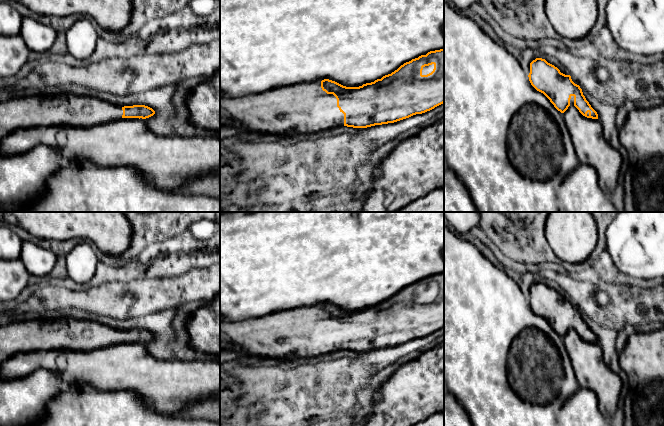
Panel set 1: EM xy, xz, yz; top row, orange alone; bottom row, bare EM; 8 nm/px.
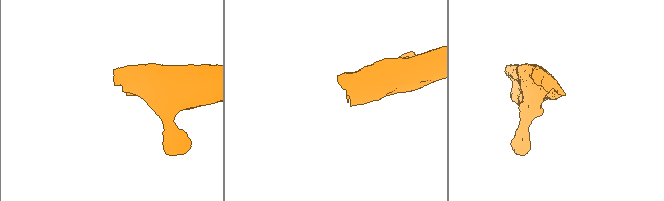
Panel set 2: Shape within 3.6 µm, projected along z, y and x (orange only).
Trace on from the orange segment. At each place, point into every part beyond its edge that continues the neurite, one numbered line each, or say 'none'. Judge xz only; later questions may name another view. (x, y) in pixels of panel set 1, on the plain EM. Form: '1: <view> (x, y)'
1: xz (305, 332)

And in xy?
1: xy (52, 332)

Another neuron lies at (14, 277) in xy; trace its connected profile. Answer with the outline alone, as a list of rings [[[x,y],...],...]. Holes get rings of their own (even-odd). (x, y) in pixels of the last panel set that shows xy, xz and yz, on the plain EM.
[[[0,259],[0,303],[23,297],[31,274],[18,259]]]

